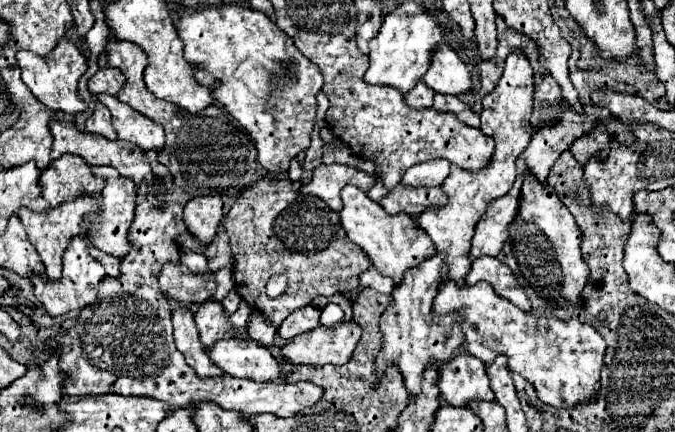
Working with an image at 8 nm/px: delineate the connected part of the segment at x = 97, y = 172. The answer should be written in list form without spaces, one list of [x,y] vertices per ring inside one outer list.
[[[93,166],[91,172],[93,172],[93,176],[99,176],[99,178],[105,180],[105,188],[101,192],[101,212],[91,222],[91,236],[89,236],[89,240],[101,252],[107,252],[107,254],[123,258],[129,252],[129,248],[131,248],[131,244],[127,240],[127,234],[129,234],[129,226],[131,226],[131,222],[135,218],[137,188],[135,188],[131,178],[119,176],[117,170],[111,168],[111,166]]]

